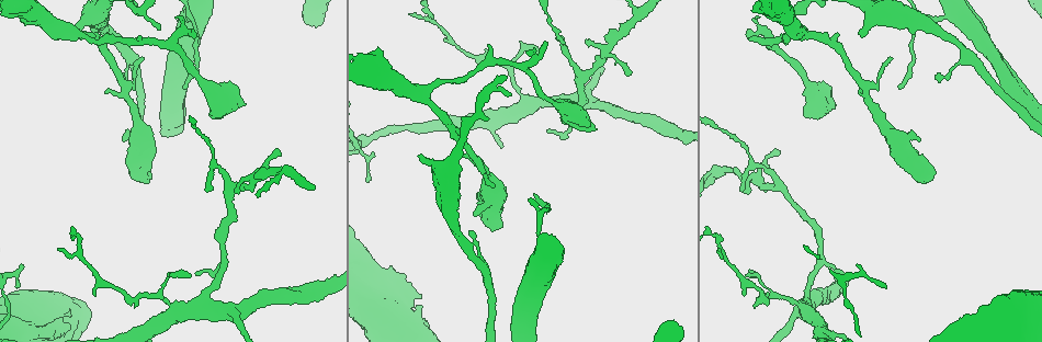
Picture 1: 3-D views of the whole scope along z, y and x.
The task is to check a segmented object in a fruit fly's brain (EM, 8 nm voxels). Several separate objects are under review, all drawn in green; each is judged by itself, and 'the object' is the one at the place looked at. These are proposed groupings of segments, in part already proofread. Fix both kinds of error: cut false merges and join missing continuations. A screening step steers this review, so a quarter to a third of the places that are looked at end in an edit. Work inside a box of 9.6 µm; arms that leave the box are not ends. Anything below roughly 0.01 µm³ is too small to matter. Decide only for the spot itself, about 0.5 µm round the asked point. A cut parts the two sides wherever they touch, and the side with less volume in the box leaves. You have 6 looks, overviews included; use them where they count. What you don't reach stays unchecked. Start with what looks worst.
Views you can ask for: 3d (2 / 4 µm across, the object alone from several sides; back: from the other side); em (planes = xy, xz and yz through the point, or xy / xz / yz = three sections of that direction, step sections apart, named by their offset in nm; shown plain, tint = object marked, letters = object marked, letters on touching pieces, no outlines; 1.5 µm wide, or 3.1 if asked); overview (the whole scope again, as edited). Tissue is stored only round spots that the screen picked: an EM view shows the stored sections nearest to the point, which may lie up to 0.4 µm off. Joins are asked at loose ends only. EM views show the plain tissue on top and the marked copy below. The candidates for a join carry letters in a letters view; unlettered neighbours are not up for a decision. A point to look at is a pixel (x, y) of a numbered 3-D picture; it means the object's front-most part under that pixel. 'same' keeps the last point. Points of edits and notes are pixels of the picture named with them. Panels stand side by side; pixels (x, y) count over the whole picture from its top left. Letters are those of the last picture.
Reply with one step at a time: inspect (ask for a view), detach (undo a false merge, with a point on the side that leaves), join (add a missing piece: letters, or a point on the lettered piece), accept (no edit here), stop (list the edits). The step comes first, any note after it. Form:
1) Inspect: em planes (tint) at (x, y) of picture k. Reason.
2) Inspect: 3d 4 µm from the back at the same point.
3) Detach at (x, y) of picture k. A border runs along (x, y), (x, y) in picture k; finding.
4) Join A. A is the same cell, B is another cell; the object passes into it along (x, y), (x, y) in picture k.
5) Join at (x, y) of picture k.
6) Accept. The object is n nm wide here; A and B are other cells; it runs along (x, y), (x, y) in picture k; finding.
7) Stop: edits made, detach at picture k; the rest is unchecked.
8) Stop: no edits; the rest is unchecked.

Inspect: em planes (tint) at (420, 157) of picture 1. Free end.

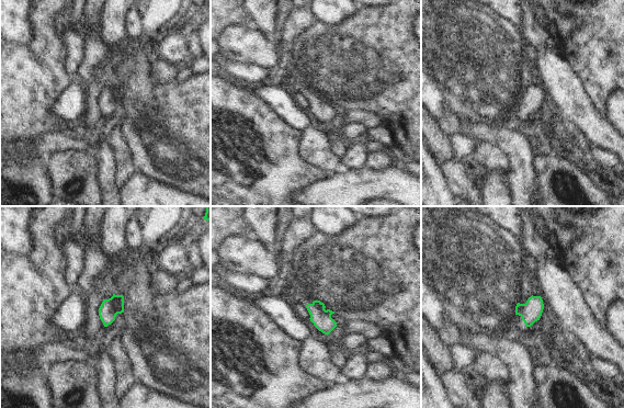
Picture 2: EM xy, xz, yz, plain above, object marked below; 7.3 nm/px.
Inspect: em planes (letters) at the same point.

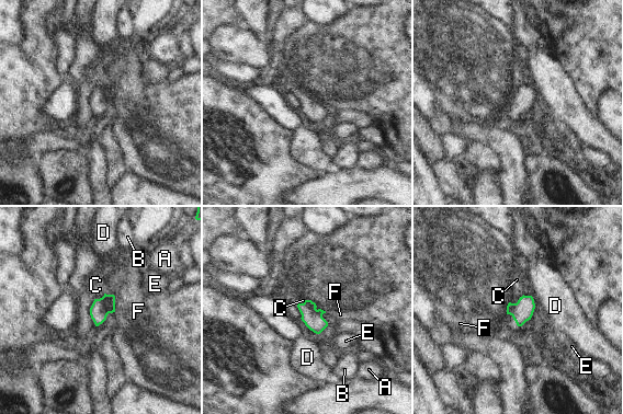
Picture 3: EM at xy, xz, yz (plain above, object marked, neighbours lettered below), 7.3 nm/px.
Accept. The object is 150 nm wide here; A, B, C, D, E and F are other cells; a border runs along (523, 295), (516, 302), (509, 302) in picture 3; none of them fits.

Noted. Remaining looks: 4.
Inspect: em planes (letters) at (861, 90) of picture 1. Free end.

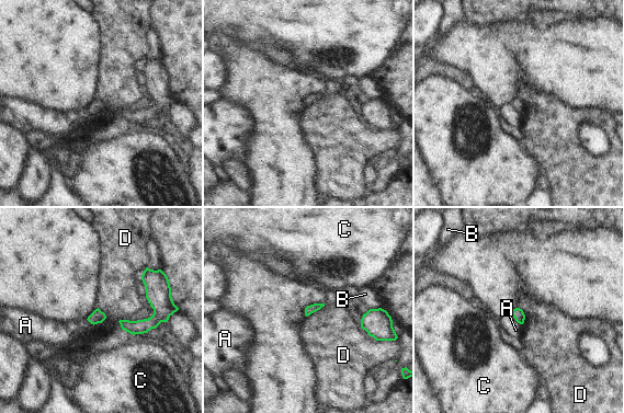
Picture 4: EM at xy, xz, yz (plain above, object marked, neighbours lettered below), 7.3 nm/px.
Accept. A, B, C and D are other cells; a border runs along (325, 303), (307, 317) in picture 4; no lettered piece goes on from it.

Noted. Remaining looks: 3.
Inspect: 3d 4 µm at (195, 273) of picture 1. Tapers out.

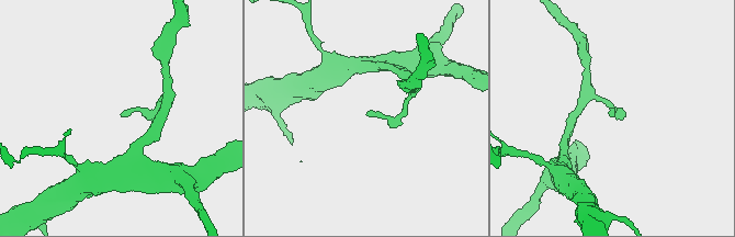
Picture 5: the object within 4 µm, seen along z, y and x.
Inspect: em xy step 4 (letters) at (367, 111) of picture 5.

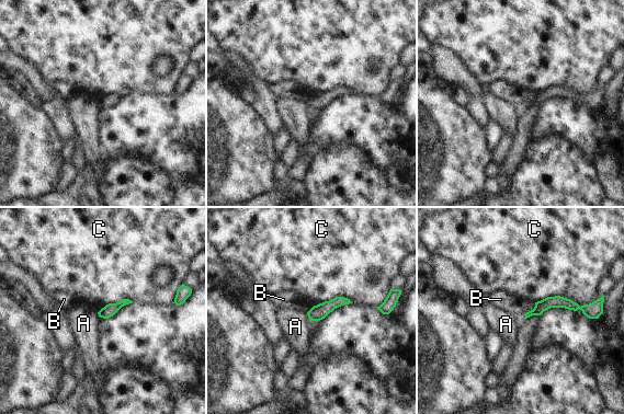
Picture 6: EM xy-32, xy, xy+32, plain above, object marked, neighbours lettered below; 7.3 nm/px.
Accept. A, B and C are other cells; a border runs along (597, 299), (535, 302) in picture 6; no lettered piece goes on from it.

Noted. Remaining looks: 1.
Stop: no edits; the rest is unchecked.

